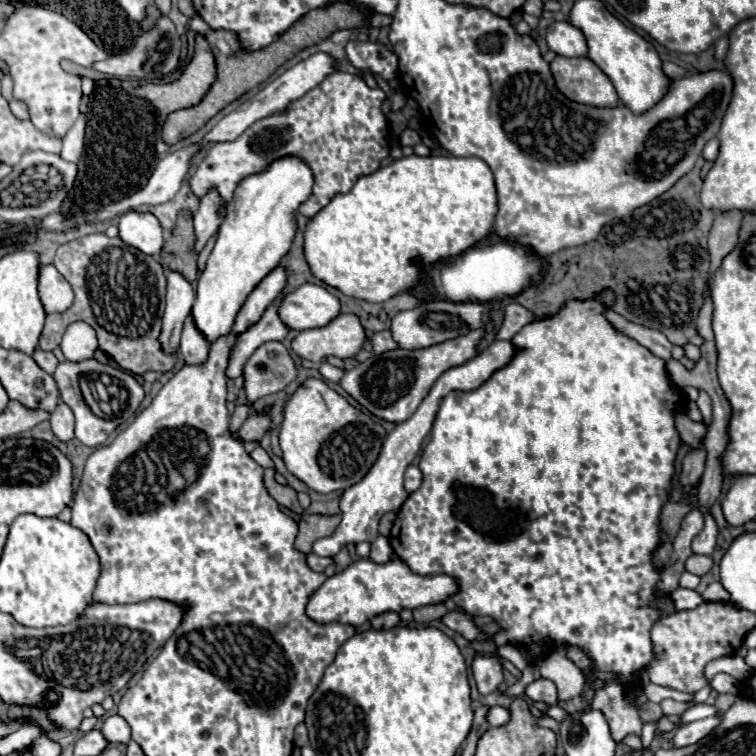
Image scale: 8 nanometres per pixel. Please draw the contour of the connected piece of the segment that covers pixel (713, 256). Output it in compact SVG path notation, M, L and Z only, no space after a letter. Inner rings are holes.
M738 212L718 214L714 220L714 226L708 236L708 252L710 252L710 274L716 272L720 262L730 254L738 244L738 232L740 232L742 216Z

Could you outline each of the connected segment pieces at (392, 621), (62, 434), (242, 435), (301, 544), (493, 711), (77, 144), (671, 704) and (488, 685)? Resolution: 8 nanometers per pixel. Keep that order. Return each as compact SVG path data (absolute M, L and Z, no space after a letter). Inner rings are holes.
M384 612L376 618L372 618L372 628L374 630L392 630L400 622L400 616L396 612Z
M60 402L56 412L52 412L52 416L50 416L50 426L52 426L54 436L60 442L72 440L74 438L74 416L72 416L72 410L66 404Z
M264 408L262 412L252 412L248 416L248 420L242 424L242 428L234 434L240 440L252 440L252 442L260 442L262 436L268 432L270 428L270 408Z
M308 514L304 516L298 526L300 532L296 536L296 548L302 554L310 554L312 552L312 544L320 538L332 536L340 524L342 516L320 516L320 514Z
M494 706L488 712L488 722L490 722L490 726L504 726L504 724L510 722L510 712L506 708Z
M84 116L78 118L78 122L68 130L68 134L62 140L62 152L60 156L68 162L78 162L84 150Z
M662 700L660 706L662 706L662 712L664 712L666 716L678 716L678 714L682 714L686 708L690 708L692 704L684 704L684 702L676 702L676 700Z
M476 656L472 662L472 672L480 694L496 692L498 686L504 682L502 662L498 656Z

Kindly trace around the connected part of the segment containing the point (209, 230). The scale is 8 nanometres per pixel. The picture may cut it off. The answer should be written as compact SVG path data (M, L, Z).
M210 188L200 198L200 208L194 214L194 232L196 232L196 252L200 252L210 236L214 236L220 228L220 210L224 206L224 200L218 192L218 188Z

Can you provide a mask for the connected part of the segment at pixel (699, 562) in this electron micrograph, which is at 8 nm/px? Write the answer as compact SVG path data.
M692 556L686 560L686 570L696 576L704 576L712 568L712 558L710 556Z

